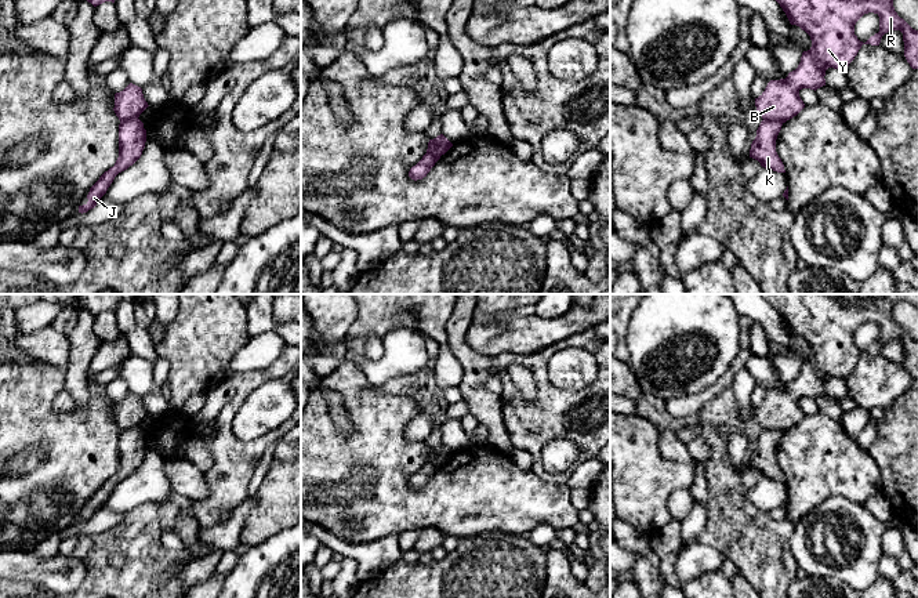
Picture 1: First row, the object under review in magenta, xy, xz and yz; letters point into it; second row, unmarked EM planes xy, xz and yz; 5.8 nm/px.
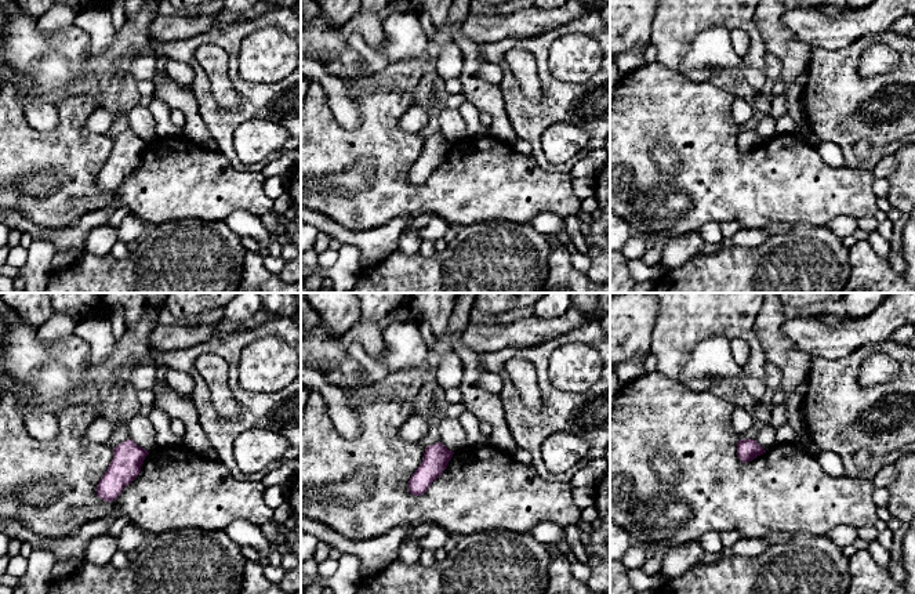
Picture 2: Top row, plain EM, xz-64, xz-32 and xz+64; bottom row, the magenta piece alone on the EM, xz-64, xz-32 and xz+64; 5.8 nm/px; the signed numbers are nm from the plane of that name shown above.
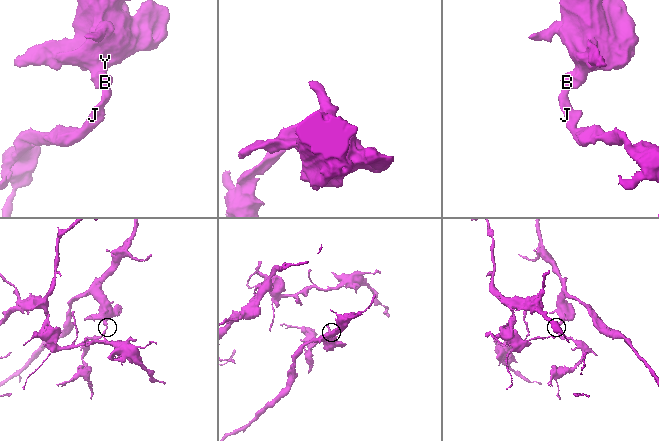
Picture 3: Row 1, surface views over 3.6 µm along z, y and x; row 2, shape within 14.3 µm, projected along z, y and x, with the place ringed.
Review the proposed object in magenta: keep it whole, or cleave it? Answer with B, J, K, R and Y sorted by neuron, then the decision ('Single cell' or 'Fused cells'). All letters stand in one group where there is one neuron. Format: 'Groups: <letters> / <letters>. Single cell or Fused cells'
Groups: B R Y / J K. Fused cells

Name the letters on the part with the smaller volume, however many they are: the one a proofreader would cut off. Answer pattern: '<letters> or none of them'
J, K

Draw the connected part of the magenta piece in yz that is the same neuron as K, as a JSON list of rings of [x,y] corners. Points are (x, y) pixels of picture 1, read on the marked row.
[[[763,119],[750,149],[750,157],[758,160],[762,167],[777,173],[785,173],[784,164],[776,152],[776,139],[781,126],[780,122]]]

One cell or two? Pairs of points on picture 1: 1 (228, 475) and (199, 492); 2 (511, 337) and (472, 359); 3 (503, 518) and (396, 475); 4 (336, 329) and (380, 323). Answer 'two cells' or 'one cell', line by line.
1: two cells
2: two cells
3: one cell
4: two cells

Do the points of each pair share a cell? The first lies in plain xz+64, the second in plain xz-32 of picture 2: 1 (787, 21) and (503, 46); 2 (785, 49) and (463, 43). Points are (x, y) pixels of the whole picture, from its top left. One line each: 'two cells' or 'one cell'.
1: two cells
2: one cell

